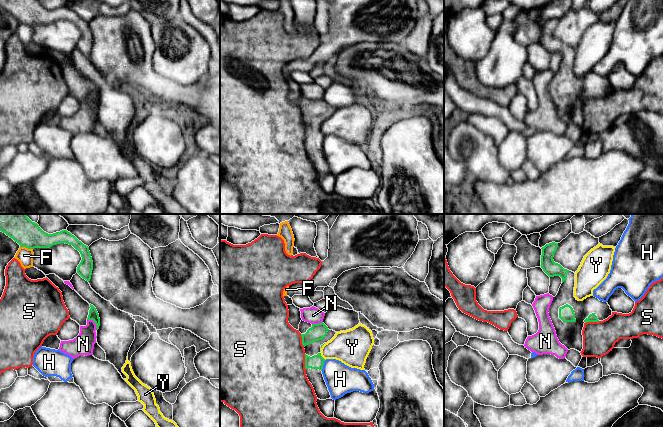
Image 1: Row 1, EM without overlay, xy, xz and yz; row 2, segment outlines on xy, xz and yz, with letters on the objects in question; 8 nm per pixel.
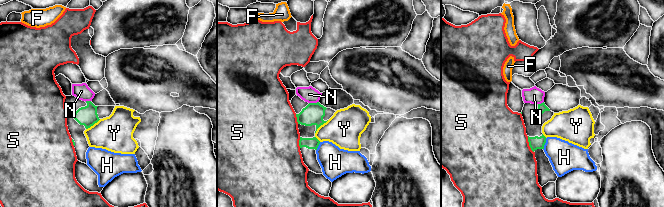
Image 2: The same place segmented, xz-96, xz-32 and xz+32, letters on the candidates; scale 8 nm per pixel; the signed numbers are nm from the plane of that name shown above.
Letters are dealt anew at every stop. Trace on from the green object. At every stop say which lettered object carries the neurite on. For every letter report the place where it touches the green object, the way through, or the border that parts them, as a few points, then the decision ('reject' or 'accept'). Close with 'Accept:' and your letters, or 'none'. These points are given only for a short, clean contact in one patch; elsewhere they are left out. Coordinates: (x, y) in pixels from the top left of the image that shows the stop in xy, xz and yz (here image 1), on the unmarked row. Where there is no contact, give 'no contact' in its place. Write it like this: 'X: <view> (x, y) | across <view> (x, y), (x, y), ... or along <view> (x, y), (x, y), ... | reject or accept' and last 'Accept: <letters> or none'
F: xy (26, 23) | along xy (20, 22), (32, 25) | reject
H: xz (323, 140) | along xz (325, 136), (321, 146) | reject
N: xy (94, 97) | reject
S: xz (305, 138) | reject
Y: xz (321, 132) | reject
Accept: none

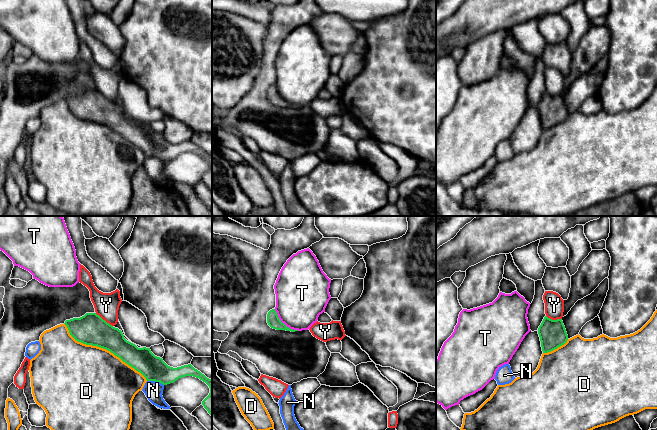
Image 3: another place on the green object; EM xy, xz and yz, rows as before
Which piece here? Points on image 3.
D: xy (103, 124) | reject
N: xy (155, 157) | along xy (147, 156), (160, 158), (163, 161) | reject
T: xz (283, 99) | reject
Y: xy (104, 96) | reject
Accept: none

